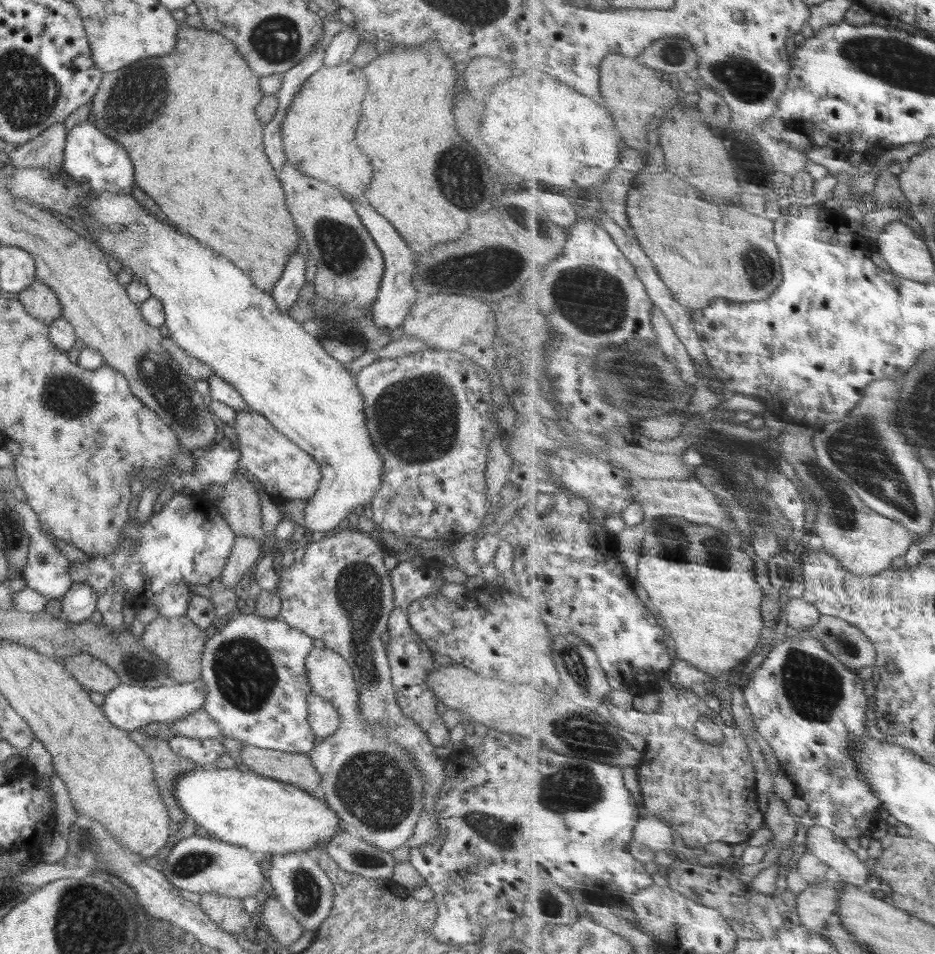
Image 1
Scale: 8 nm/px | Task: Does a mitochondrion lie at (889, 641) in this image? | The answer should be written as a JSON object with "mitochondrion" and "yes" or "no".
{"mitochondrion":"no"}

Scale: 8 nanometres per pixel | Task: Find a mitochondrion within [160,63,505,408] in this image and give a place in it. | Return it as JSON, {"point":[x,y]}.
{"point":[342,252]}

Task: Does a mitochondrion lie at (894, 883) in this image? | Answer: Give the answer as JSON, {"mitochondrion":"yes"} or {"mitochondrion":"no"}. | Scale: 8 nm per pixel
{"mitochondrion":"no"}

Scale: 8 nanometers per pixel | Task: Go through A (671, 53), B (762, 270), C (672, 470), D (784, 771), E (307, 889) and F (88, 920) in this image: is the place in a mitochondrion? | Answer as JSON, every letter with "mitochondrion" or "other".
{"A":"mitochondrion","B":"mitochondrion","C":"other","D":"other","E":"mitochondrion","F":"mitochondrion"}

